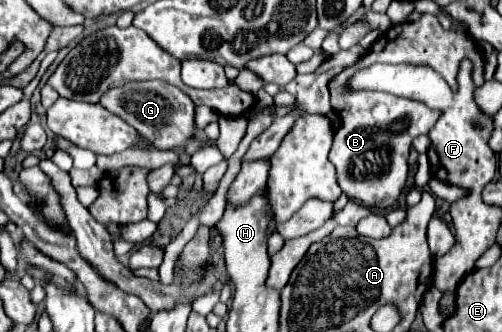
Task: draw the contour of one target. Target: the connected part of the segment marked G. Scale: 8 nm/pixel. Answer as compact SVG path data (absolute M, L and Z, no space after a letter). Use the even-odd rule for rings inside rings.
M131 81L119 89L109 89L101 97L101 105L137 129L137 133L147 137L159 151L183 147L197 133L191 97L165 81Z

